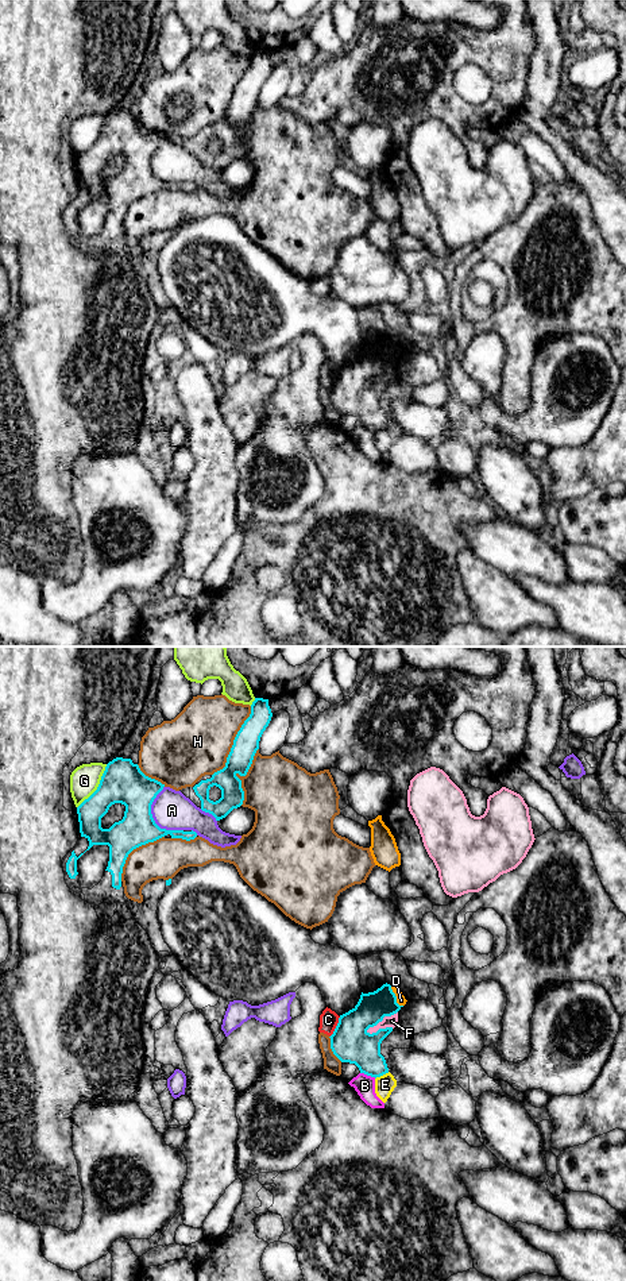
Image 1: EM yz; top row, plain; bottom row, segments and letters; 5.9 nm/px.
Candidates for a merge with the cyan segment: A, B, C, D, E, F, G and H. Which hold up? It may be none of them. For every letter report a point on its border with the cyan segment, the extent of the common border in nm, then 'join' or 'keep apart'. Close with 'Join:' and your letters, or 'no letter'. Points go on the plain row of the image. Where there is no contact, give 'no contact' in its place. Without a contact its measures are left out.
A: meets cyan in yz at (153, 170); contact 300 nm long; keep apart
B: meets cyan in yz at (368, 427); contact 100 nm long; keep apart
C: meets cyan in yz at (336, 379); contact 140 nm long; keep apart
D: meets cyan in yz at (395, 348); contact 150 nm long; keep apart
E: meets cyan in yz at (382, 427); contact 100 nm long; keep apart
F: meets cyan in yz at (381, 373); contact 220 nm long; keep apart
G: meets cyan in yz at (99, 138); contact 320 nm long; keep apart
H: meets cyan in yz at (234, 95); contact 480 nm long; keep apart
Join: no letter

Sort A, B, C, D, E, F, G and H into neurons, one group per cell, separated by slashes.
A / B / C / D / E / F / G / H

